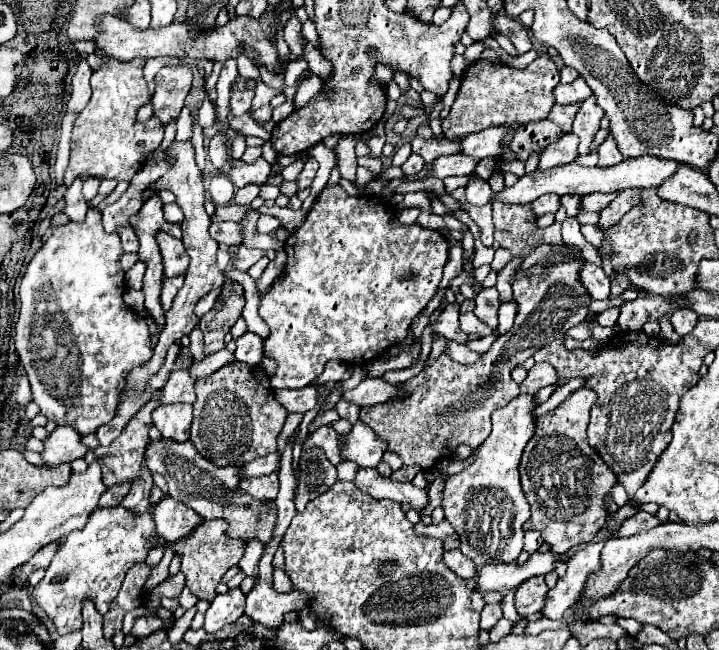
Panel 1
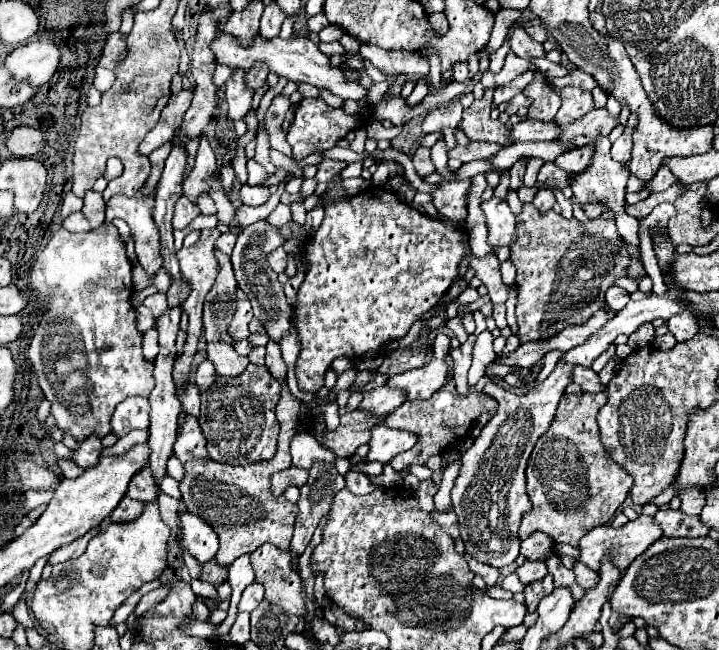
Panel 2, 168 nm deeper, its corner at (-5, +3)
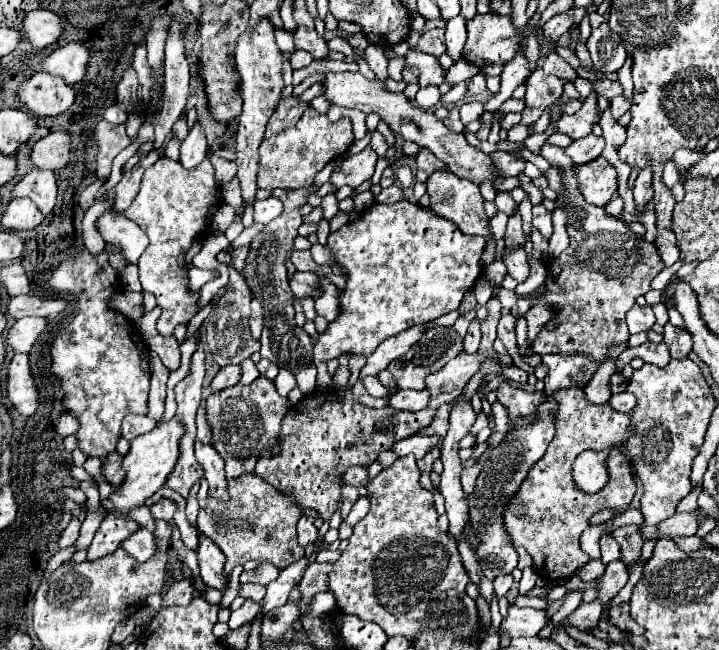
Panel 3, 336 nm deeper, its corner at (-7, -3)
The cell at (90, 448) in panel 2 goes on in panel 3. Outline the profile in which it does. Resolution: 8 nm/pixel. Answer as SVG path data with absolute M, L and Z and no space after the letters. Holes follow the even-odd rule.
M109 453L107 459L101 463L101 475L103 475L103 479L105 479L107 483L111 483L113 487L115 487L115 485L121 485L121 481L123 481L123 469L121 469L119 461L121 461L121 455Z

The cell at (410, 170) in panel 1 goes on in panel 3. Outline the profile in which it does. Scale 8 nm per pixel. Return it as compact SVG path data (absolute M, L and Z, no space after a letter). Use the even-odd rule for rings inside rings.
M421 149L421 151L417 153L417 159L415 159L415 161L417 161L417 169L423 169L427 175L443 169L441 161L439 161L433 153L427 153L427 149Z

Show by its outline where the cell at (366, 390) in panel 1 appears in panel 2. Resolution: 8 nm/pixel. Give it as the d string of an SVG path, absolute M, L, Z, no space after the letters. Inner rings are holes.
M437 333L433 359L425 367L391 377L387 385L405 389L409 401L429 399L435 391L439 391L451 379L451 367L445 361L445 355L449 355L449 351L451 351L451 339L445 333Z

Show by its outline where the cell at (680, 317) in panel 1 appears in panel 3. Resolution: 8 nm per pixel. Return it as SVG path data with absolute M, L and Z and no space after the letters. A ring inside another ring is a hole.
M667 323L663 337L665 337L665 343L669 345L673 359L683 359L689 355L693 343L691 343L691 335L687 329L679 329L679 327Z

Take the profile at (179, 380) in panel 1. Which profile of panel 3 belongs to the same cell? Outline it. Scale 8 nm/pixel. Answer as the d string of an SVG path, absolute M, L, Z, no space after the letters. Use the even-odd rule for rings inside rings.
M225 365L219 369L219 373L213 377L211 381L211 391L221 391L227 387L233 387L239 383L241 377L241 369L239 365Z

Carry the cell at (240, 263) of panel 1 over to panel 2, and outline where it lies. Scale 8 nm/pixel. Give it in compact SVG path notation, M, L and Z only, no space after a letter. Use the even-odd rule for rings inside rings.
M279 247L277 251L273 251L273 253L269 255L267 263L269 263L269 267L271 267L275 273L283 273L283 271L287 269L287 253L285 253L285 249Z

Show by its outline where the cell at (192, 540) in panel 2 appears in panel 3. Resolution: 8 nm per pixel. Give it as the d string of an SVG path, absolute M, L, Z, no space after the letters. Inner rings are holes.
M199 535L197 557L199 557L199 569L201 569L201 579L203 579L203 583L205 583L207 587L225 591L225 587L227 587L227 577L223 577L223 565L225 565L223 551L221 551L209 537Z

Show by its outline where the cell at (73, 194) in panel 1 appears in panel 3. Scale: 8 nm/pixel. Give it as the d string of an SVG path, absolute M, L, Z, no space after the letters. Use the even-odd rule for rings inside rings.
M113 207L97 217L97 231L107 243L121 245L129 263L137 263L143 249L147 247L147 235L143 229L121 213L115 213Z

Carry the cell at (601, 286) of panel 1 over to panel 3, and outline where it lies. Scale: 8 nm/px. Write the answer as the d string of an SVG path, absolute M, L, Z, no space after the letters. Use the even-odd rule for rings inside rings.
M633 305L627 311L627 327L629 333L641 333L641 331L649 331L655 323L655 315L651 311L649 305L641 307L641 305Z

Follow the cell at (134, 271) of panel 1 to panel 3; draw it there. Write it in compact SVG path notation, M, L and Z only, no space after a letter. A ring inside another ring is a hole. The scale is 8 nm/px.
M155 335L151 339L145 339L145 345L149 351L161 355L161 359L169 371L175 371L179 367L181 355L179 355L179 343L177 343L175 335L169 335L169 337Z

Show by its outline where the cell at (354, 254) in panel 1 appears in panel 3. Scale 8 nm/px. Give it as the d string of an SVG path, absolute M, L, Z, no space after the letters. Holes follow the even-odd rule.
M397 201L393 205L373 203L355 221L349 221L339 231L329 233L327 249L335 263L345 271L345 289L339 293L339 315L329 323L327 331L319 333L313 345L313 363L317 367L317 389L331 389L331 377L327 373L327 361L337 359L343 353L355 353L369 357L381 341L405 331L411 325L433 321L449 311L455 311L465 295L473 287L473 281L481 275L481 253L485 249L485 237L471 237L461 233L451 221L443 221L429 209L423 209L409 201Z

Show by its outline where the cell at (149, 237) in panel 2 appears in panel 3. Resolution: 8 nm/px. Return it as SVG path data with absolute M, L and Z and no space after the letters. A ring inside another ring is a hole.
M161 157L143 173L137 197L123 211L123 215L135 221L149 237L149 245L139 257L139 279L145 291L155 293L157 305L163 309L157 321L161 335L171 335L179 323L187 323L199 311L199 295L189 293L187 273L179 269L177 253L181 249L189 249L191 241L205 231L207 223L211 227L213 217L223 203L221 187L215 183L213 165L209 159L205 159L193 171L187 171L179 165L179 161Z

